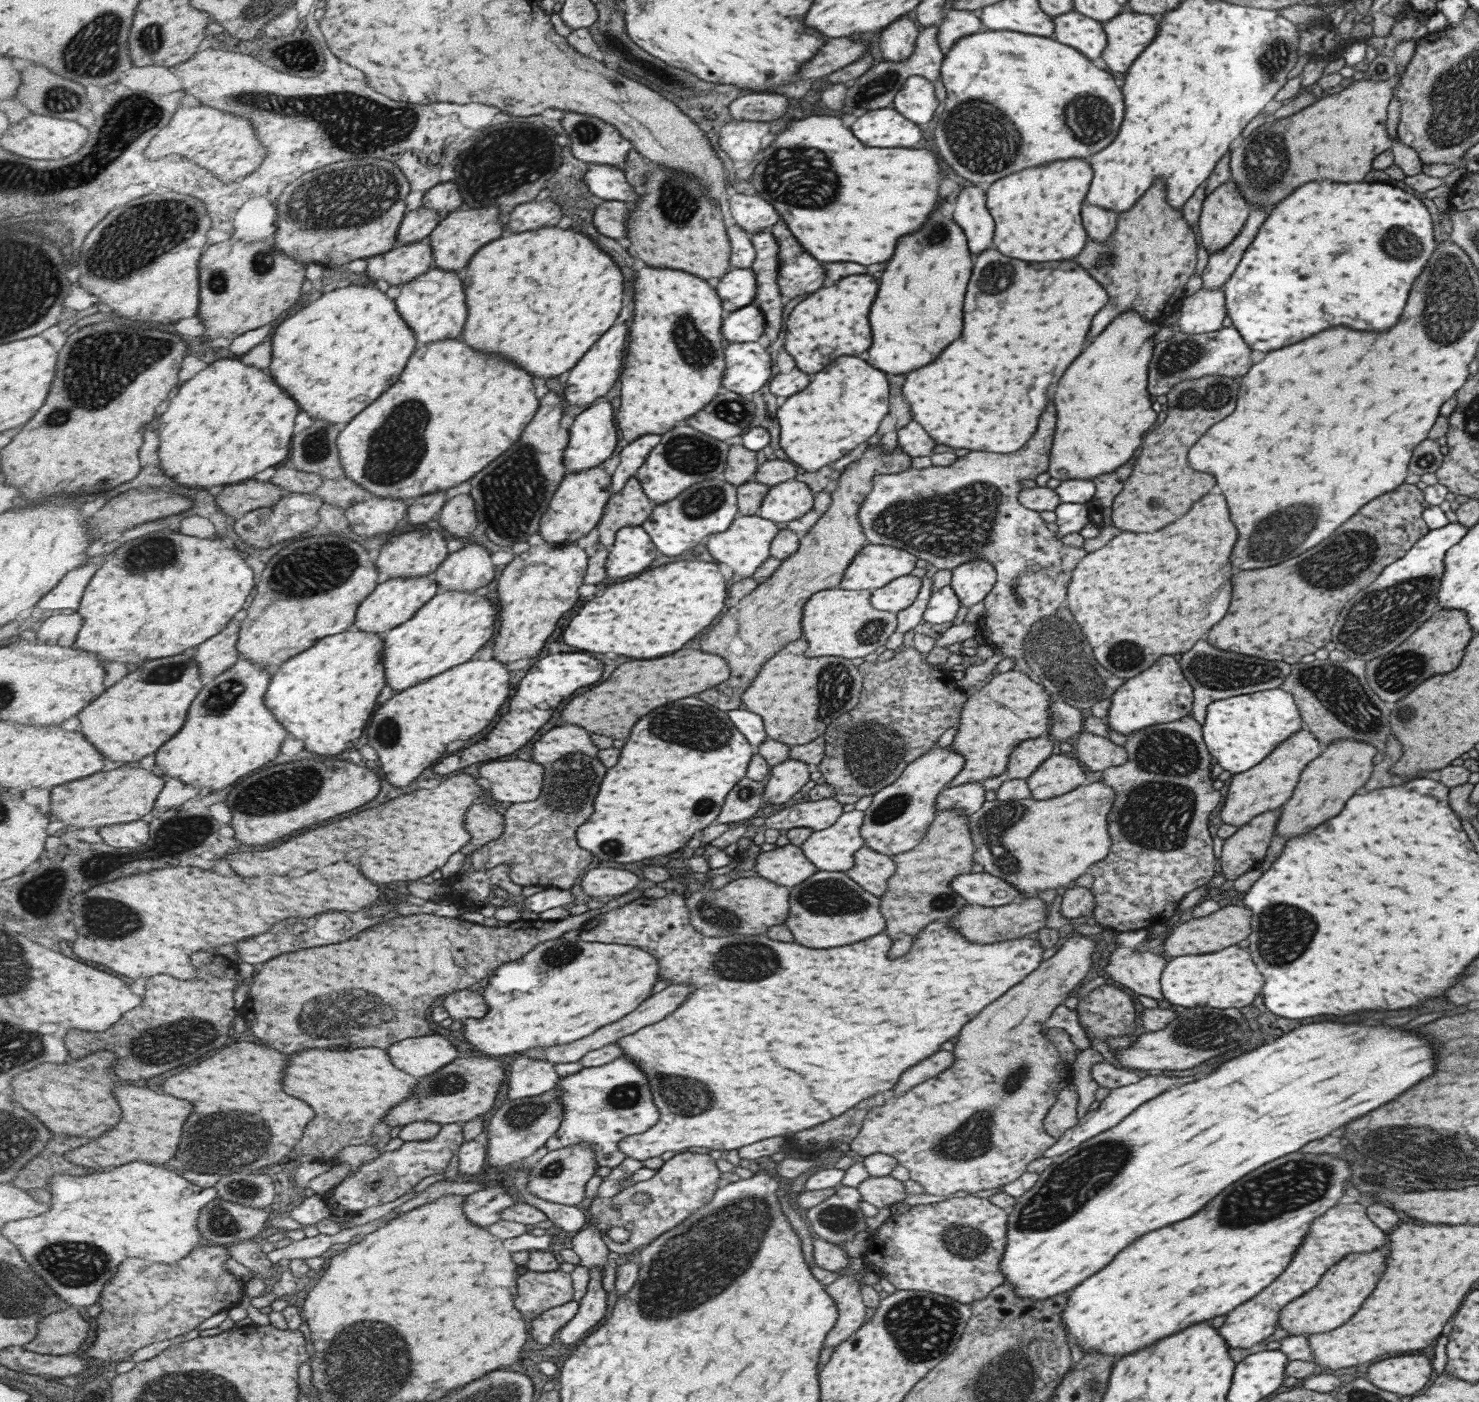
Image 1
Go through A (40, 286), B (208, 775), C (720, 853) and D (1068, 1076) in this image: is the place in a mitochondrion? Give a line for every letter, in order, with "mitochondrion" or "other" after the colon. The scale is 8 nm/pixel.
A: mitochondrion
B: other
C: other
D: other

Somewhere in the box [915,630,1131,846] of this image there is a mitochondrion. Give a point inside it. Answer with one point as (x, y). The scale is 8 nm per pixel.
(1065, 721)

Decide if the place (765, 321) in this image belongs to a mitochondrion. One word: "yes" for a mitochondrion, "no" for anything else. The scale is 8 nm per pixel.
no

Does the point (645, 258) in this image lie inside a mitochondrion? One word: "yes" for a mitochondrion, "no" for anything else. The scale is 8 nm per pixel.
no

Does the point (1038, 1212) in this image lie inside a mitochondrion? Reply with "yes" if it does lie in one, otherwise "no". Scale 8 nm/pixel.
yes

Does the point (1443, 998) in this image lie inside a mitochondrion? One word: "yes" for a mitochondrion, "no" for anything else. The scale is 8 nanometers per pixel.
no

